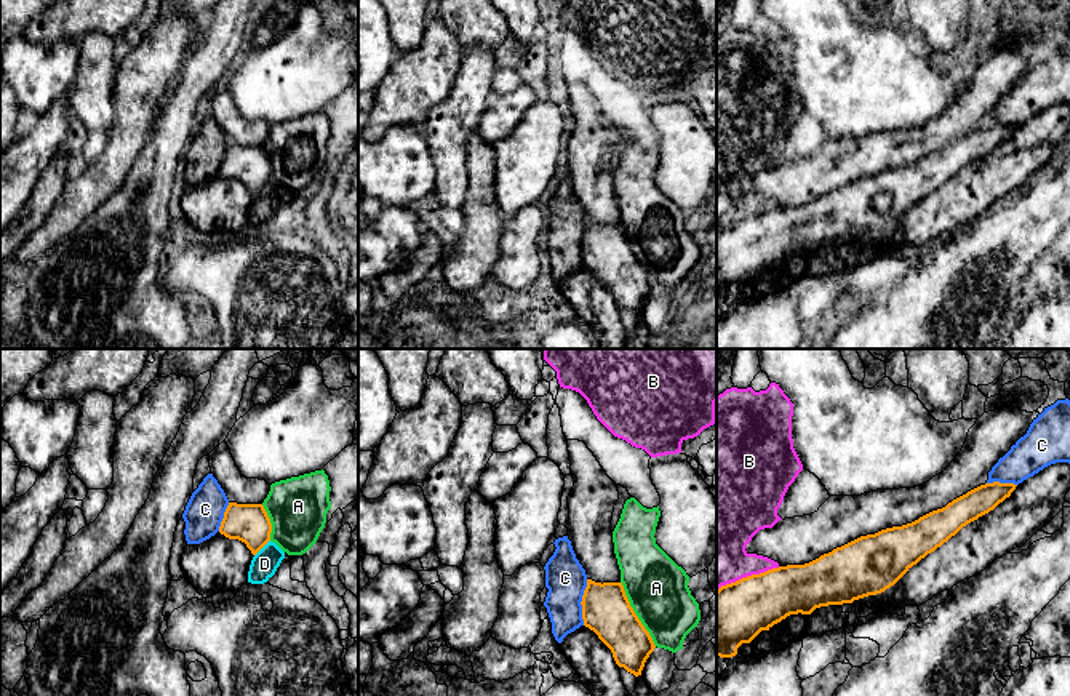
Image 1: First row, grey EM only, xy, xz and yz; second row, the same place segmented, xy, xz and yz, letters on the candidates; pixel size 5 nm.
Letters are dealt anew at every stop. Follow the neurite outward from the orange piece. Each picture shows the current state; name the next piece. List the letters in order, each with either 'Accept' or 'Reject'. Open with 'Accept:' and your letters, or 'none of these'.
Accept: none of these
A: Reject
B: Reject
C: Reject
D: Reject

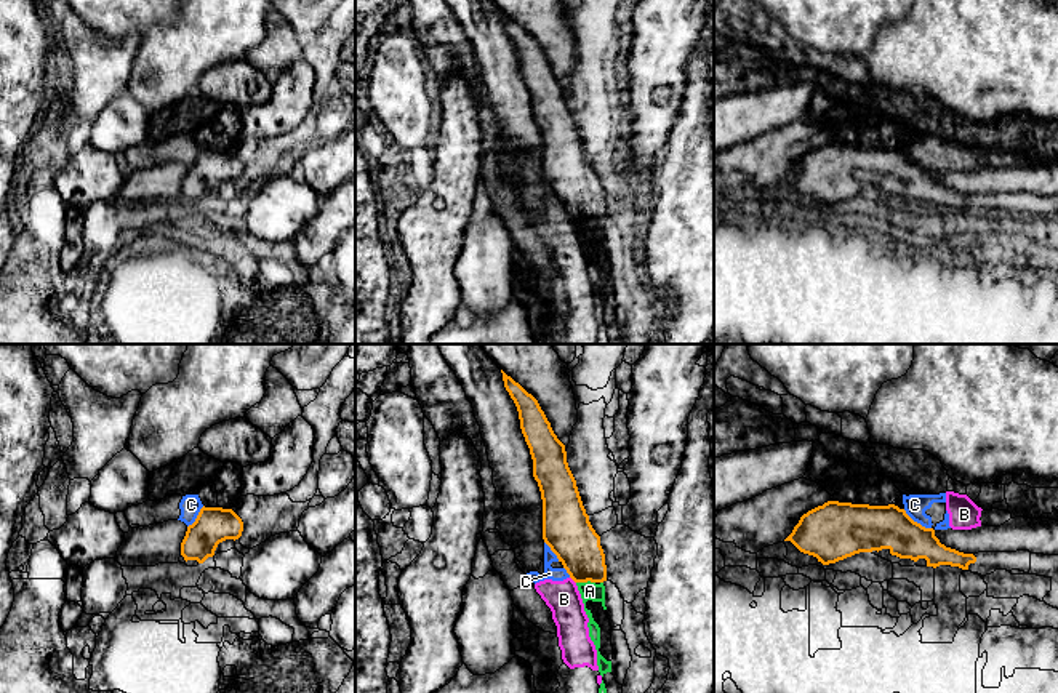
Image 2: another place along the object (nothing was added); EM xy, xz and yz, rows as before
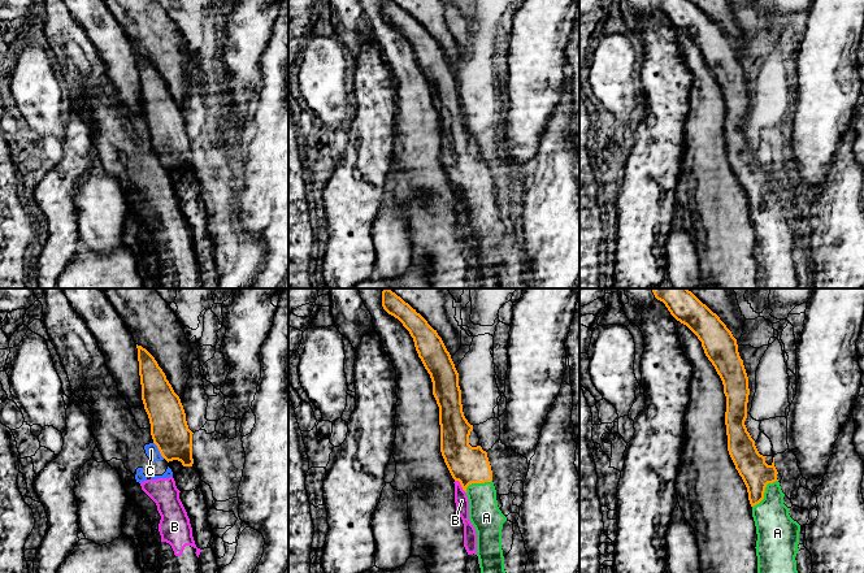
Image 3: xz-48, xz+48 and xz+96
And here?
Accept: A
A: Accept
B: Reject
C: Reject

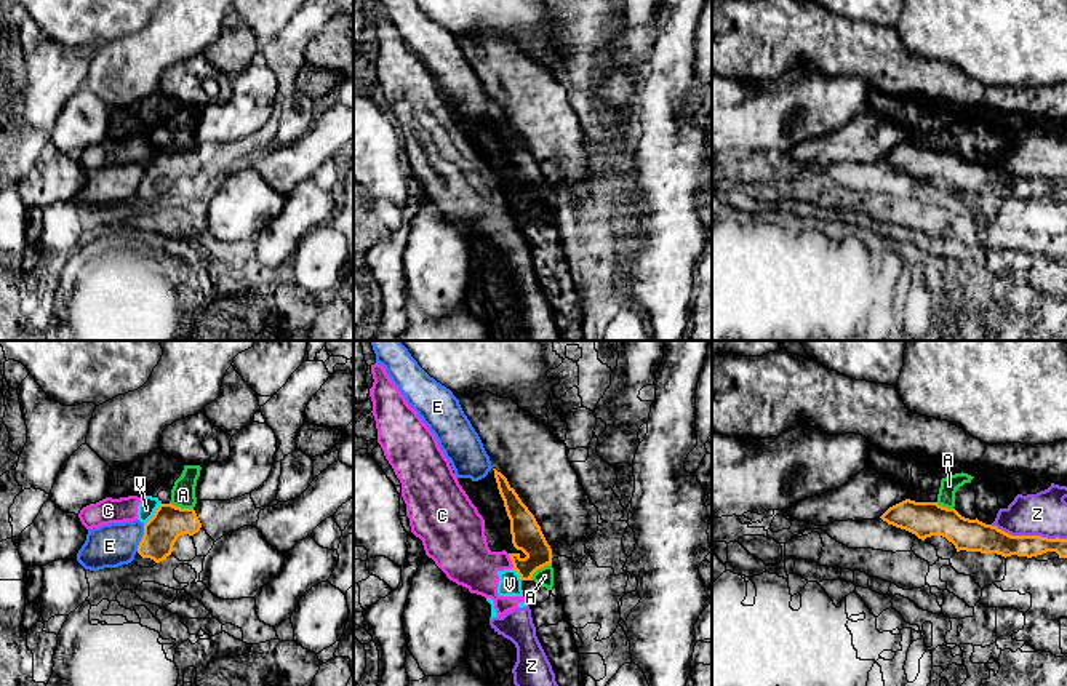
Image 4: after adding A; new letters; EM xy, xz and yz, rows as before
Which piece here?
Accept: none of these
A: Reject
C: Reject
E: Reject
V: Reject
Z: Reject

